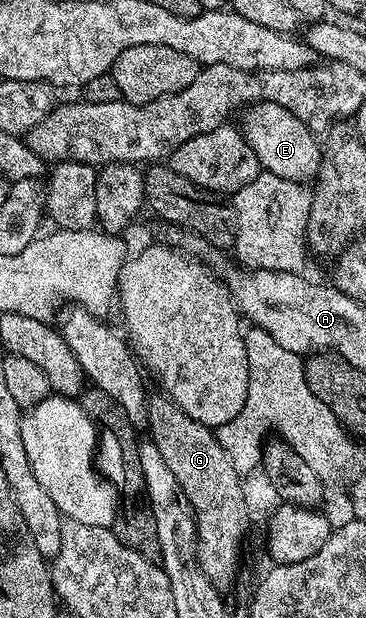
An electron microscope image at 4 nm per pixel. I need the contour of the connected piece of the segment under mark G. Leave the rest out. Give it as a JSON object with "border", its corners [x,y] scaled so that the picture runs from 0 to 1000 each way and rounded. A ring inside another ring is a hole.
{"border":[[[445,636],[407,638],[402,691],[415,702],[407,704],[413,717],[432,720],[432,733],[443,733],[486,785],[497,785],[497,798],[508,798],[508,811],[519,811],[536,832],[541,914],[587,950],[620,953],[656,924],[656,883],[678,859],[678,807],[656,783],[658,764],[634,751],[617,727],[607,727],[587,696],[497,668]]]}

